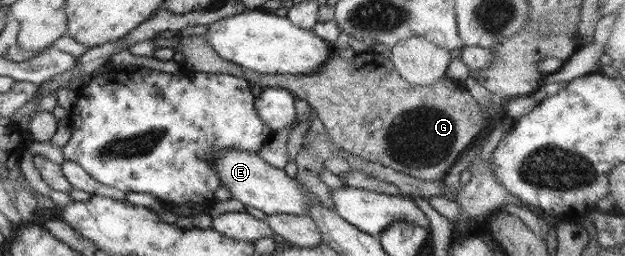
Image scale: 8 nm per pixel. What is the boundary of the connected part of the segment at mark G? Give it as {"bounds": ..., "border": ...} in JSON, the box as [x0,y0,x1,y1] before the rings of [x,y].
{"bounds":[173,33,488,180],"border":[[[177,33],[176,38],[179,39],[180,45],[173,50],[175,53],[180,52],[184,55],[184,65],[189,70],[198,73],[234,75],[262,88],[278,87],[290,91],[297,99],[306,100],[311,109],[316,111],[316,115],[326,128],[326,133],[339,148],[416,179],[443,180],[452,165],[457,163],[464,154],[464,149],[468,149],[478,134],[482,133],[488,121],[474,97],[452,79],[442,79],[430,86],[412,86],[396,72],[390,59],[372,50],[356,54],[352,61],[344,61],[335,52],[328,57],[320,72],[312,74],[270,75],[248,70],[246,67],[220,58],[220,55],[217,55],[216,51],[208,45],[208,40],[203,35],[182,36],[181,33]]]}

